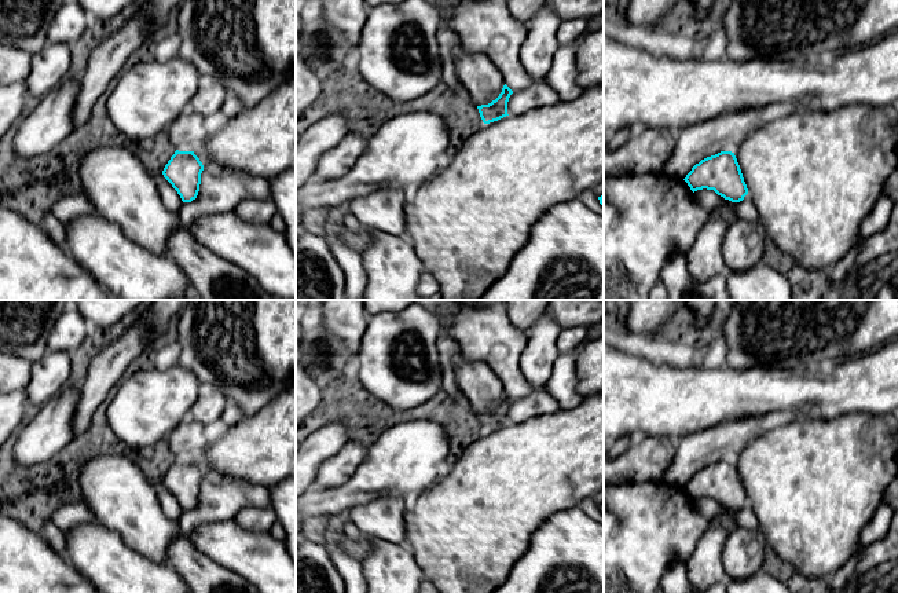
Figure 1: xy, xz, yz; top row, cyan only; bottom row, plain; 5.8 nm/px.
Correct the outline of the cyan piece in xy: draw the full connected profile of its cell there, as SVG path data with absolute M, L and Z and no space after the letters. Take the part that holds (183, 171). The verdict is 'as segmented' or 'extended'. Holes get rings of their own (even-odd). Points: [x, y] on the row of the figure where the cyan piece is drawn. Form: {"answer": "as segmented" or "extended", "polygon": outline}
{"answer": "as segmented", "polygon": "M179 151L171 157L162 175L177 191L183 202L197 198L204 165L194 151Z"}

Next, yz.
{"answer": "as segmented", "polygon": "M721 151L696 164L683 179L690 190L714 190L732 202L740 202L748 194L734 153Z"}

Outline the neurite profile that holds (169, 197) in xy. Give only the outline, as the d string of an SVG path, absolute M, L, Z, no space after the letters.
M162 172L151 173L158 187L164 206L172 212L179 213L183 201L172 184L164 177Z

